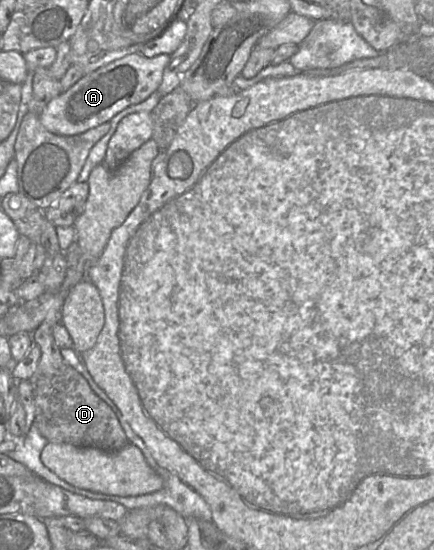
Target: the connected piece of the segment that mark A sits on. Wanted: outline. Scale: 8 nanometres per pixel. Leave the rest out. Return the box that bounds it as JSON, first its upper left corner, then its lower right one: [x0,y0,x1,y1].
[40,53,170,136]

